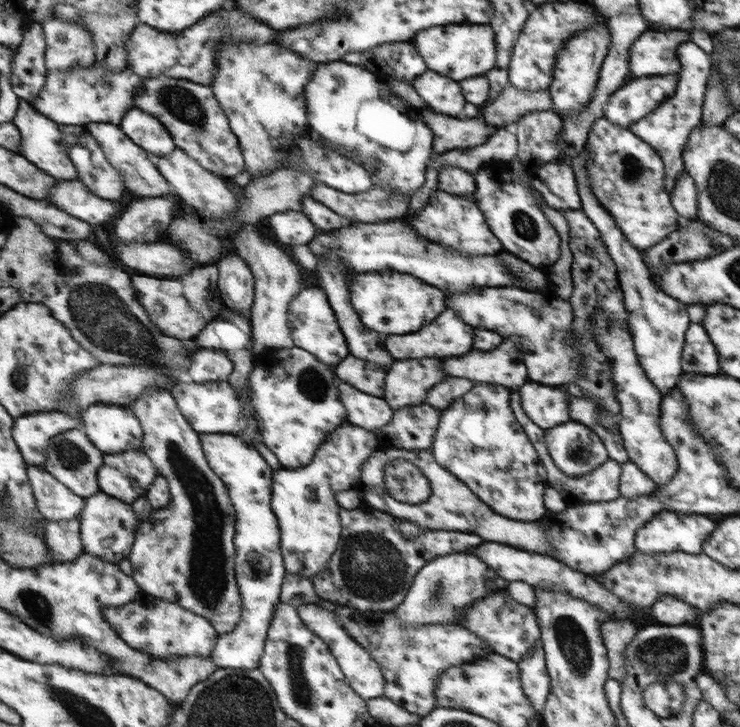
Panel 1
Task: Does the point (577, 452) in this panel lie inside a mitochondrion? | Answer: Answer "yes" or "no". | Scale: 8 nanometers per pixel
yes

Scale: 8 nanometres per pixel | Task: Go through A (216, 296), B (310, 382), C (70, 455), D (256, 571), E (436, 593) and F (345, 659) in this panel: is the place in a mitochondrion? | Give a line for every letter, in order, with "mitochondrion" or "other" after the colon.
A: other
B: mitochondrion
C: mitochondrion
D: other
E: mitochondrion
F: other

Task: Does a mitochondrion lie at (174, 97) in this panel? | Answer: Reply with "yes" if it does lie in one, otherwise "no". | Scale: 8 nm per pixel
yes

